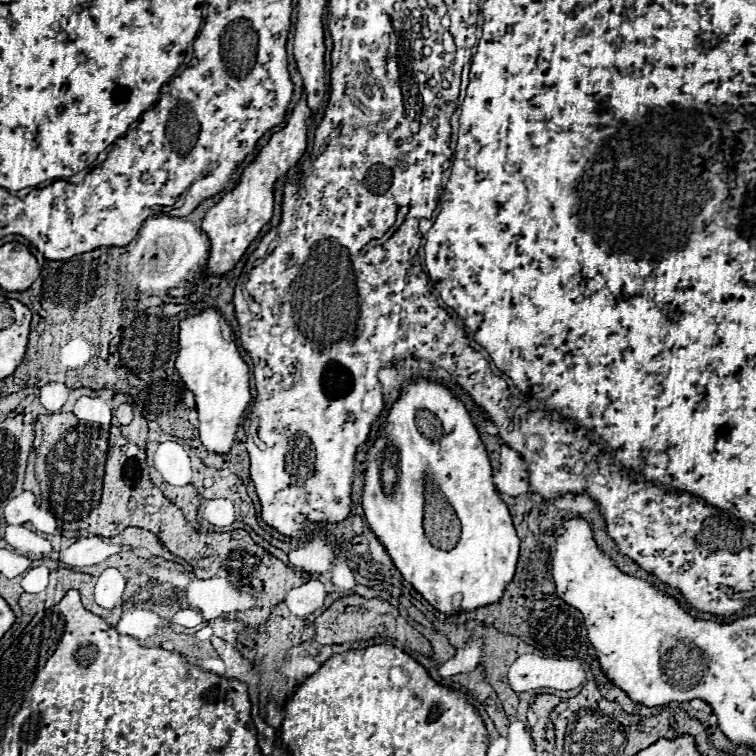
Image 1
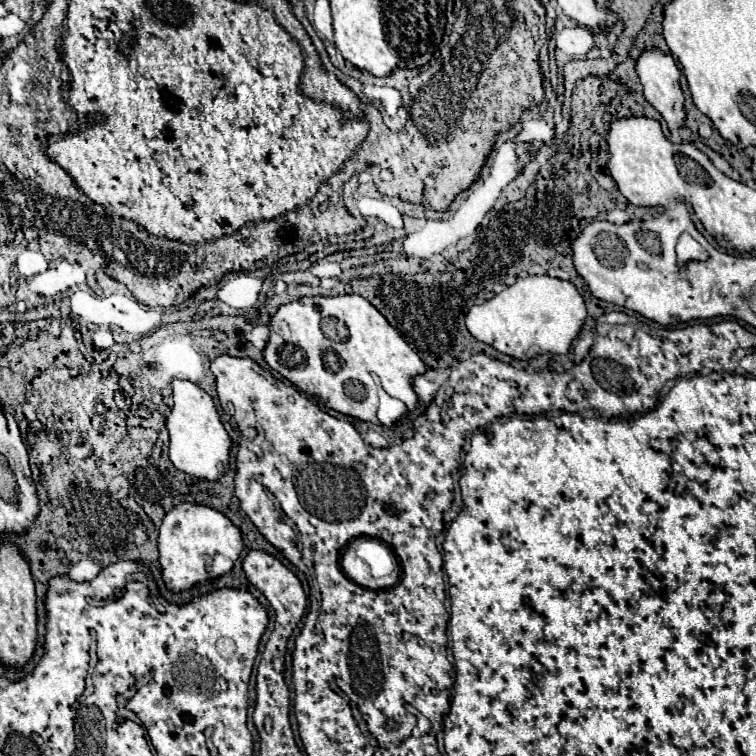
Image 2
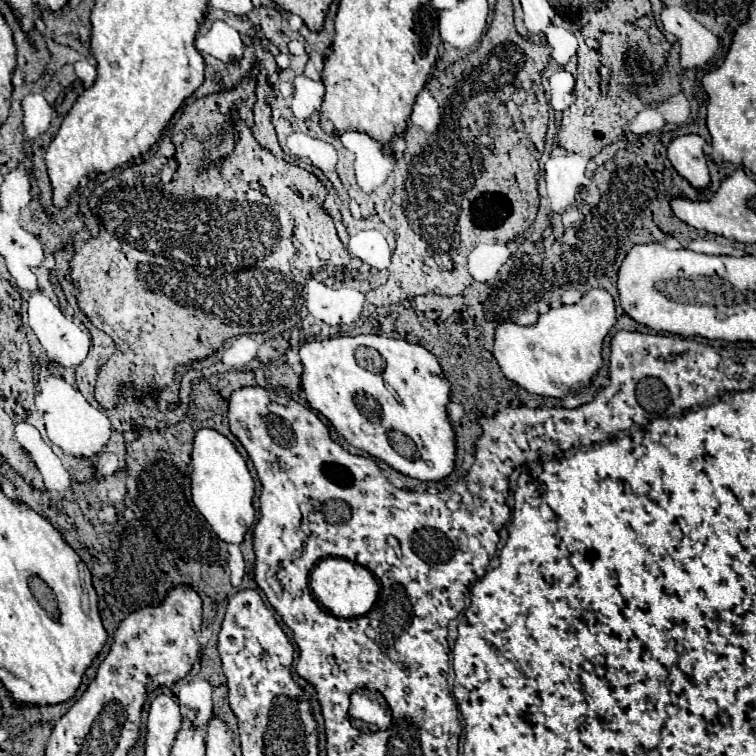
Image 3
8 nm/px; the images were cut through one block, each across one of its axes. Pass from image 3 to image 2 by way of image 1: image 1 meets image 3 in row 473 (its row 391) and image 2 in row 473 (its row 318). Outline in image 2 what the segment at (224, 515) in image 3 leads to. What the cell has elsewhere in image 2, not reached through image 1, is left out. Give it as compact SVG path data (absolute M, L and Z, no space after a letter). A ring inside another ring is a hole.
M172 380L172 390L174 390L174 406L170 410L170 416L166 418L166 428L170 434L170 450L168 450L170 462L180 472L192 478L202 478L210 482L220 480L230 464L228 460L230 460L232 440L220 422L214 400L194 382Z

